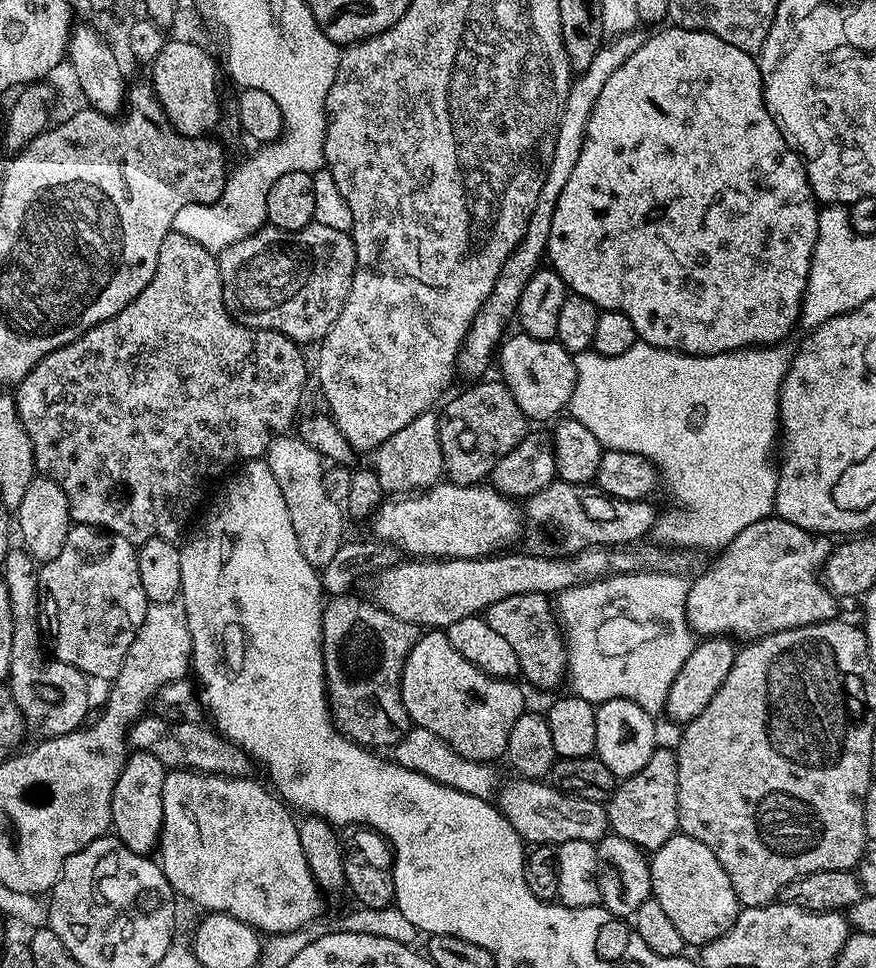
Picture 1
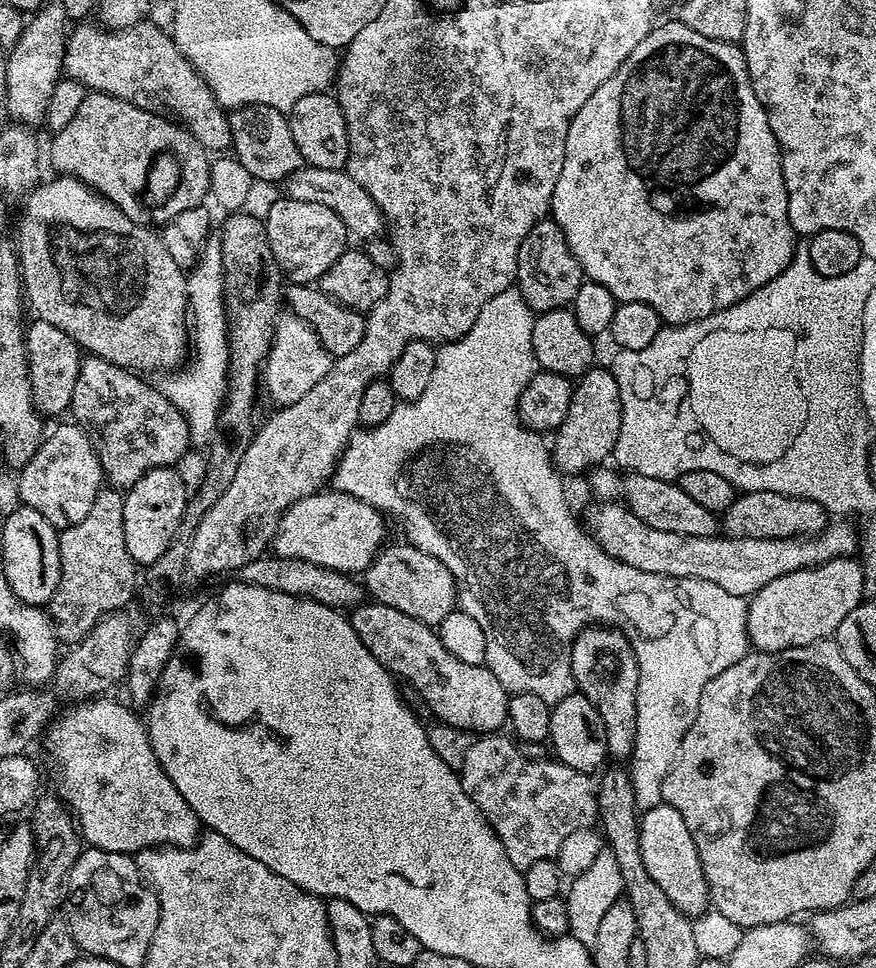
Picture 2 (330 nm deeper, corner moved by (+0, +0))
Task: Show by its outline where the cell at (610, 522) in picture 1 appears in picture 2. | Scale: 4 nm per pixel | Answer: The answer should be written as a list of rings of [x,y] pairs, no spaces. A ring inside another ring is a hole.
[[[746,492],[737,495],[735,502],[722,514],[722,528],[727,535],[742,538],[790,538],[817,536],[830,522],[830,514],[810,498],[794,498],[773,492]]]

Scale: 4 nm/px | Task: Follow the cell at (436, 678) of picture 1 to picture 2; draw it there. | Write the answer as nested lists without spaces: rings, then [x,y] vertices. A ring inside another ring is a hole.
[[[365,602],[351,609],[350,619],[354,626],[354,634],[362,638],[366,650],[382,662],[382,666],[401,681],[409,680],[412,688],[424,699],[424,704],[437,716],[440,724],[449,724],[473,734],[492,734],[505,727],[508,719],[508,701],[510,694],[494,678],[492,671],[484,664],[470,666],[470,662],[462,662],[454,658],[446,646],[442,646],[439,631],[433,625],[418,622],[418,618],[410,618],[410,614],[402,614],[402,610],[394,610],[394,606],[386,606],[375,602]]]

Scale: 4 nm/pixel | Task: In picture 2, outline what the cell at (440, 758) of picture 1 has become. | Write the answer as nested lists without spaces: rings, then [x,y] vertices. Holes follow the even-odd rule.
[[[484,734],[473,739],[470,750],[466,750],[466,762],[462,762],[458,775],[466,794],[470,794],[474,806],[482,810],[494,834],[498,834],[502,846],[506,846],[506,855],[510,857],[510,862],[514,862],[516,868],[523,870],[534,866],[534,862],[559,857],[558,854],[563,850],[564,843],[575,832],[580,832],[583,828],[597,823],[598,788],[589,773],[574,770],[555,758],[539,761],[522,758],[522,755],[518,754],[516,744],[507,735],[506,737],[500,735],[504,734]]]

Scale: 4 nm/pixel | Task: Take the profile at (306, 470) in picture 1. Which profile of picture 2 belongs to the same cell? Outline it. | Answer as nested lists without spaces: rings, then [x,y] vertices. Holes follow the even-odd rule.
[[[284,310],[276,317],[272,345],[262,365],[262,384],[265,389],[268,387],[268,396],[273,400],[273,405],[293,404],[302,398],[302,394],[310,394],[310,390],[314,390],[314,386],[326,378],[333,363],[333,356],[322,346],[315,330],[292,311]]]

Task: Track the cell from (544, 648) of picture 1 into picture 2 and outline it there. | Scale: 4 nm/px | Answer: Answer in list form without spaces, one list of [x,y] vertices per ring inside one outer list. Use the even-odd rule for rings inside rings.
[[[390,544],[377,551],[370,566],[362,573],[362,583],[367,595],[375,603],[394,606],[394,610],[402,610],[402,614],[418,618],[418,622],[438,626],[442,618],[453,612],[458,604],[456,583],[450,570],[446,570],[446,566],[438,562],[438,558],[418,550],[413,544]]]

